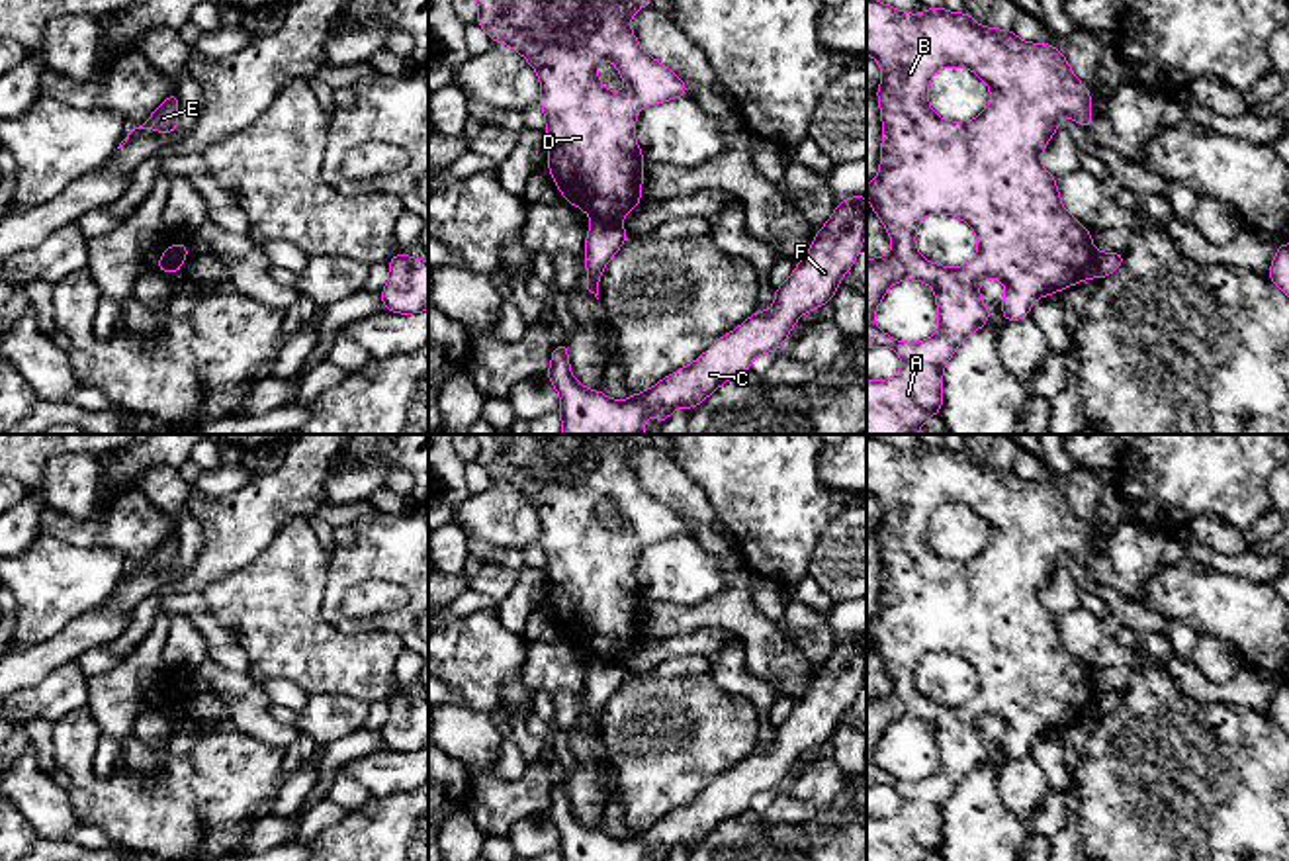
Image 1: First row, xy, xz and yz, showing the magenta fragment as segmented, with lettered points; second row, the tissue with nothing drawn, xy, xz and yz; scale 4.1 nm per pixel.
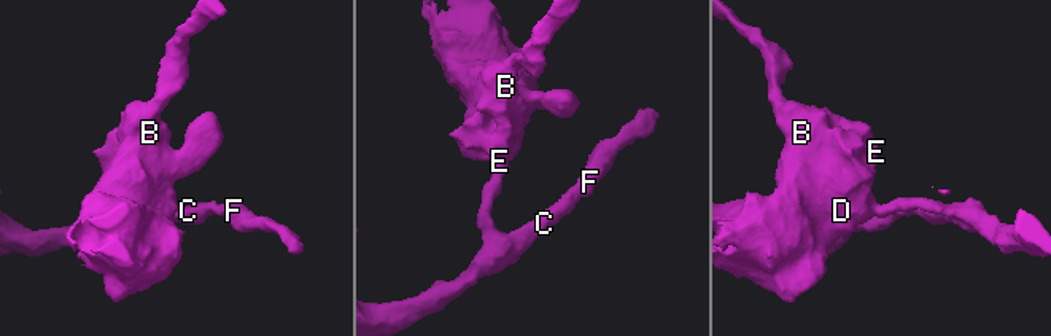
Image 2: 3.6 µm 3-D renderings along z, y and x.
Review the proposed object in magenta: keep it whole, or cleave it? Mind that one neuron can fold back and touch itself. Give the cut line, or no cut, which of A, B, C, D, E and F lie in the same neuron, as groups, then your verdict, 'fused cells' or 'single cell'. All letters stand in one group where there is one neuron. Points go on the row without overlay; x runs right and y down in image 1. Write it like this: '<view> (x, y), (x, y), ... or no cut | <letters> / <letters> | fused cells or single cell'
xz (595, 658), (617, 660) | A B D E / C F | fused cells

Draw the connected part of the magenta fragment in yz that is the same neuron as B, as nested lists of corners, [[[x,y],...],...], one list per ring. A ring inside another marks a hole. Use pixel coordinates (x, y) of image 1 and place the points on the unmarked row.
[[[867,434],[867,493],[872,493],[882,507],[876,534],[884,564],[880,611],[876,618],[867,622],[867,636],[894,683],[888,695],[867,697],[867,789],[888,785],[902,796],[902,808],[894,816],[867,818],[867,861],[925,861],[941,851],[945,802],[966,775],[990,759],[990,748],[978,732],[984,716],[998,716],[1005,722],[1001,751],[1007,761],[1029,755],[1037,736],[1089,718],[1095,693],[1091,671],[1064,648],[1056,616],[1041,603],[1041,589],[1048,583],[1062,556],[1072,556],[1091,569],[1091,532],[1074,515],[1058,487],[1048,481],[1021,479],[1011,468],[984,466],[968,450],[953,452],[945,446],[925,446],[923,452],[913,454]],[[955,505],[970,507],[990,524],[990,544],[970,560],[945,560],[927,540],[933,511]],[[929,652],[956,654],[972,665],[978,675],[978,691],[970,701],[949,706],[917,693],[915,667]],[[900,718],[919,718],[935,728],[939,767],[927,779],[902,781],[882,771],[874,761],[874,749],[884,732]]]

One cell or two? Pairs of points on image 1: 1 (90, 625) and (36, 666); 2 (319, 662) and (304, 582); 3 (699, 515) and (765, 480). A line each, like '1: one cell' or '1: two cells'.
1: one cell
2: one cell
3: two cells

